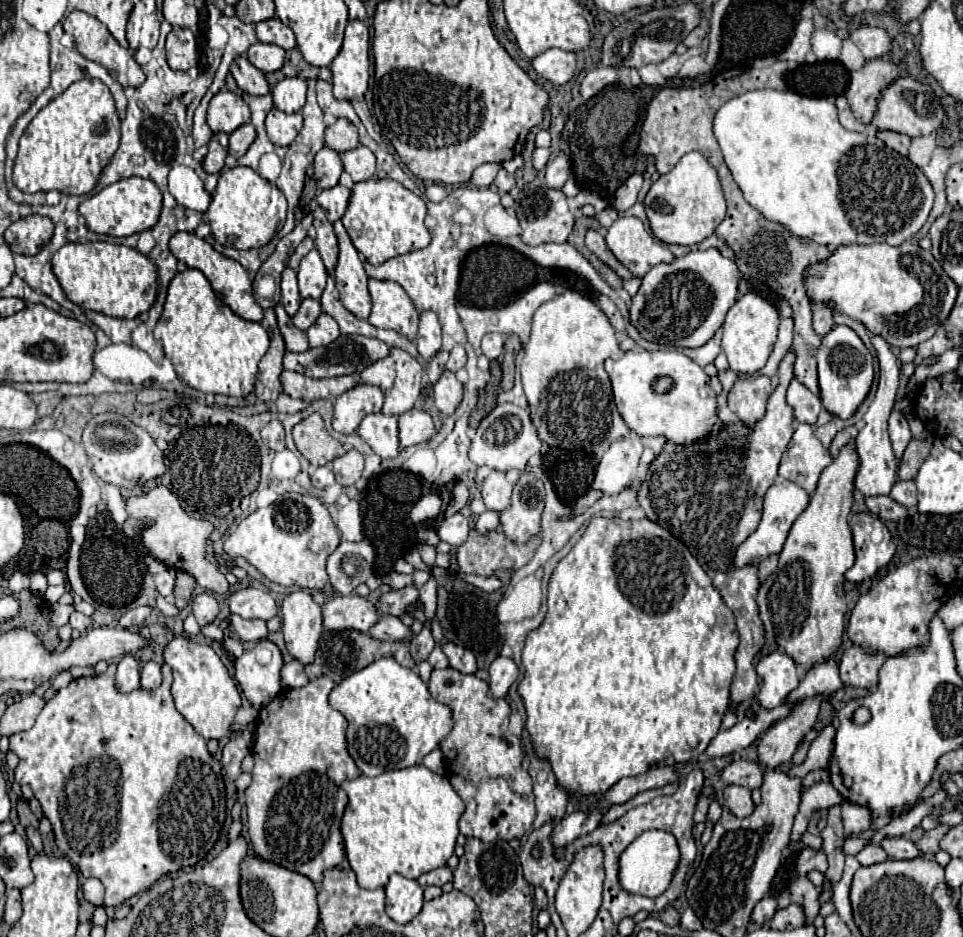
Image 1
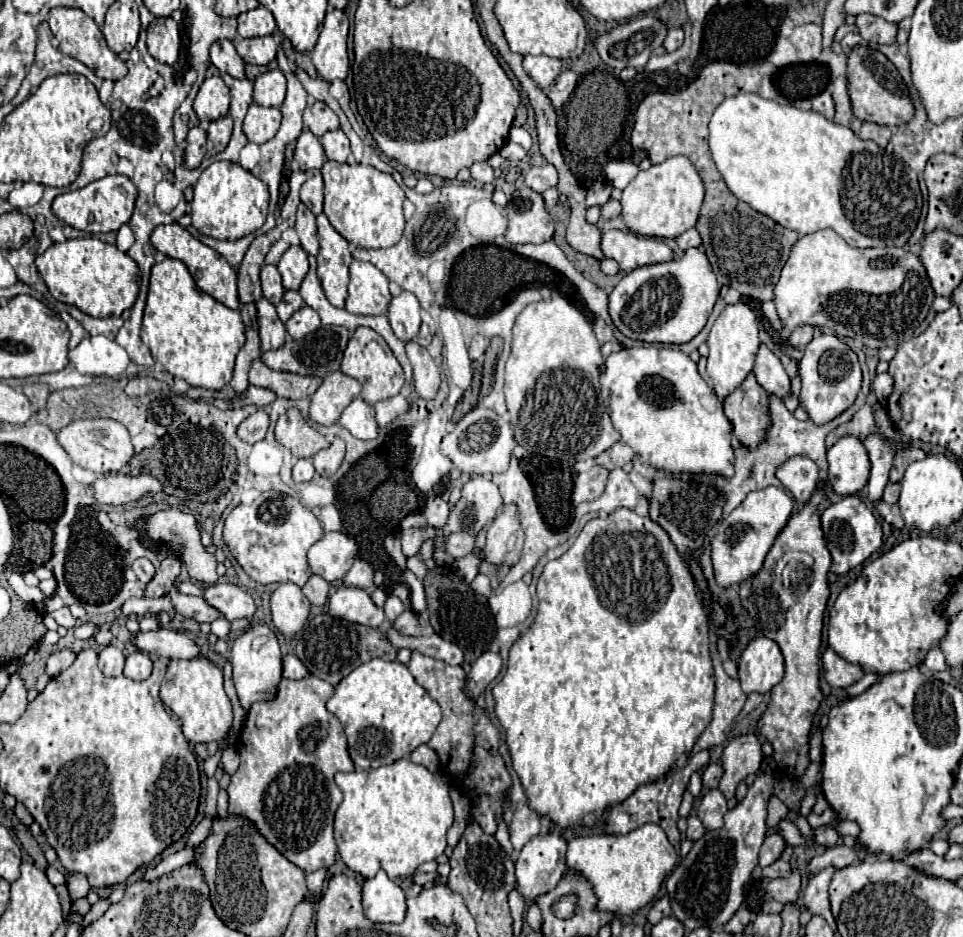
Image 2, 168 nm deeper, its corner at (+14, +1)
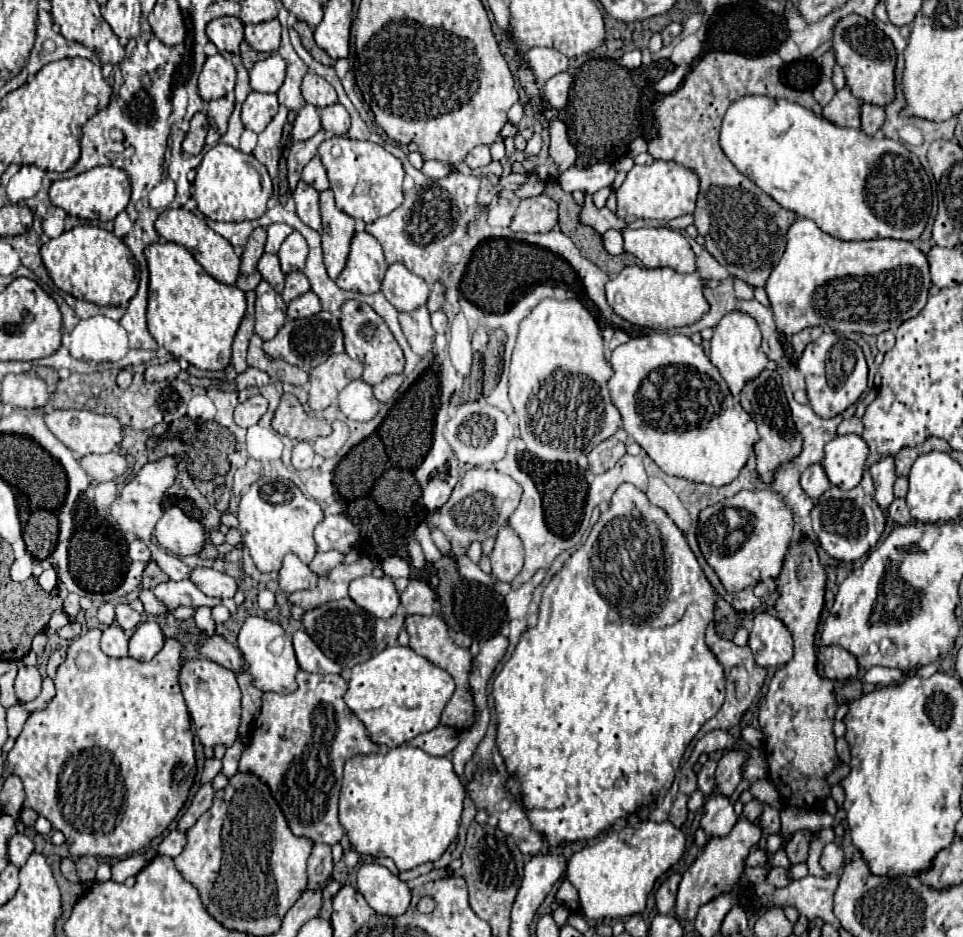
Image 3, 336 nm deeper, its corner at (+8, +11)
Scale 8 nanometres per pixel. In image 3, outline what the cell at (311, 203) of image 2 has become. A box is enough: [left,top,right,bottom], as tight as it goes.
[302,155,330,191]

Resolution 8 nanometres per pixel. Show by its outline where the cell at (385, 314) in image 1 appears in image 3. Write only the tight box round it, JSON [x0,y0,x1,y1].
[336,231,388,295]

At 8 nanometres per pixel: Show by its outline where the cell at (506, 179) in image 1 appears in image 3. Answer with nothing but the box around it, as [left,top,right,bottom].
[464,145,492,169]

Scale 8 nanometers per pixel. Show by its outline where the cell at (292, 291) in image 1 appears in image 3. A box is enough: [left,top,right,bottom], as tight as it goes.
[258,253,284,293]

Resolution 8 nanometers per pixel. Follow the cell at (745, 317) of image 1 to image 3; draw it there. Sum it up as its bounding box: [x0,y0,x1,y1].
[710,311,768,397]

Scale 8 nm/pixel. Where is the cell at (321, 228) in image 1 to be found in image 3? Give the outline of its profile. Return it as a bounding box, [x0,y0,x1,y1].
[294,181,322,233]

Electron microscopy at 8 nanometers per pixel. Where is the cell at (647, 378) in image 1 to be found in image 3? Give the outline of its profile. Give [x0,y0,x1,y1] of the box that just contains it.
[608,331,758,487]

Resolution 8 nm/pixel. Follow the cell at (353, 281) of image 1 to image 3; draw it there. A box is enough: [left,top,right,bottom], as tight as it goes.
[320,191,356,279]

